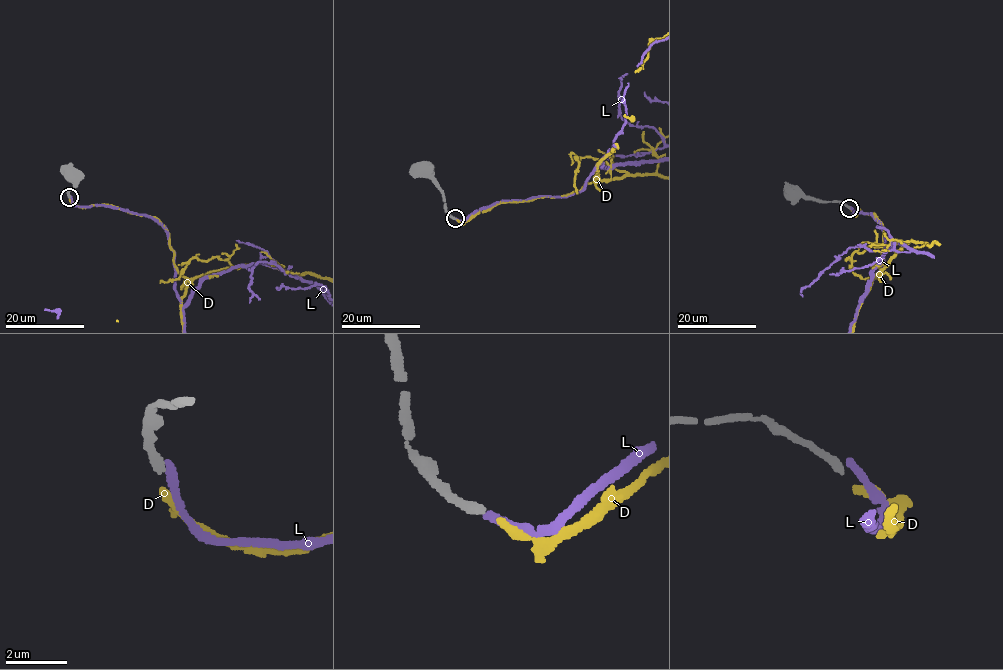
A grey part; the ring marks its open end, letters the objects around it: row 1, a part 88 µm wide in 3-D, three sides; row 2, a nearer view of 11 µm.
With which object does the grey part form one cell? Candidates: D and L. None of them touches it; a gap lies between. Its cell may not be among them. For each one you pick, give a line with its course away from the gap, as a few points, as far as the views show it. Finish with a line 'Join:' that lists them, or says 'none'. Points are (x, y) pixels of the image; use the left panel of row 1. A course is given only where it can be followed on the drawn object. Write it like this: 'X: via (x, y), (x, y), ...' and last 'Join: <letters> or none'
Join: D

